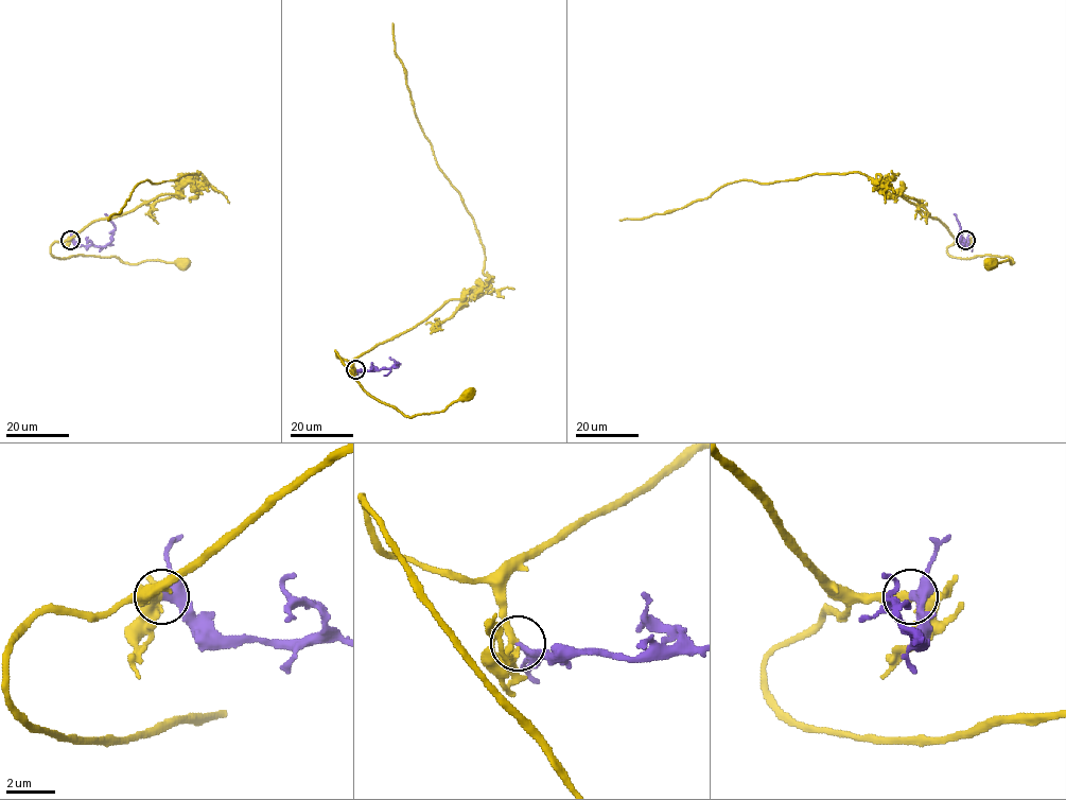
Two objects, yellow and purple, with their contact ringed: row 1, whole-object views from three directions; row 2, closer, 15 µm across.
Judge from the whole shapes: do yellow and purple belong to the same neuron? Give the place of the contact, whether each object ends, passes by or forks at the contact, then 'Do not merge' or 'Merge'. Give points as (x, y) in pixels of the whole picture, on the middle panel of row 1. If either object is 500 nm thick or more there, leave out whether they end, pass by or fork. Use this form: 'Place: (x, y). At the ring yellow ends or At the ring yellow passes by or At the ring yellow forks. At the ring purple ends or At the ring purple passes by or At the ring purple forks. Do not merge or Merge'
Place: (355, 369). At the ring yellow forks. At the ring purple forks. Merge

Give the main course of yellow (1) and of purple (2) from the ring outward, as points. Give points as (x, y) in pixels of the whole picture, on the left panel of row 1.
1: (70, 240), (54, 242), (50, 253), (57, 258), (83, 255), (117, 257), (136, 263), (181, 263)
2: (70, 240), (80, 245), (105, 246), (110, 241), (115, 225), (104, 214)

